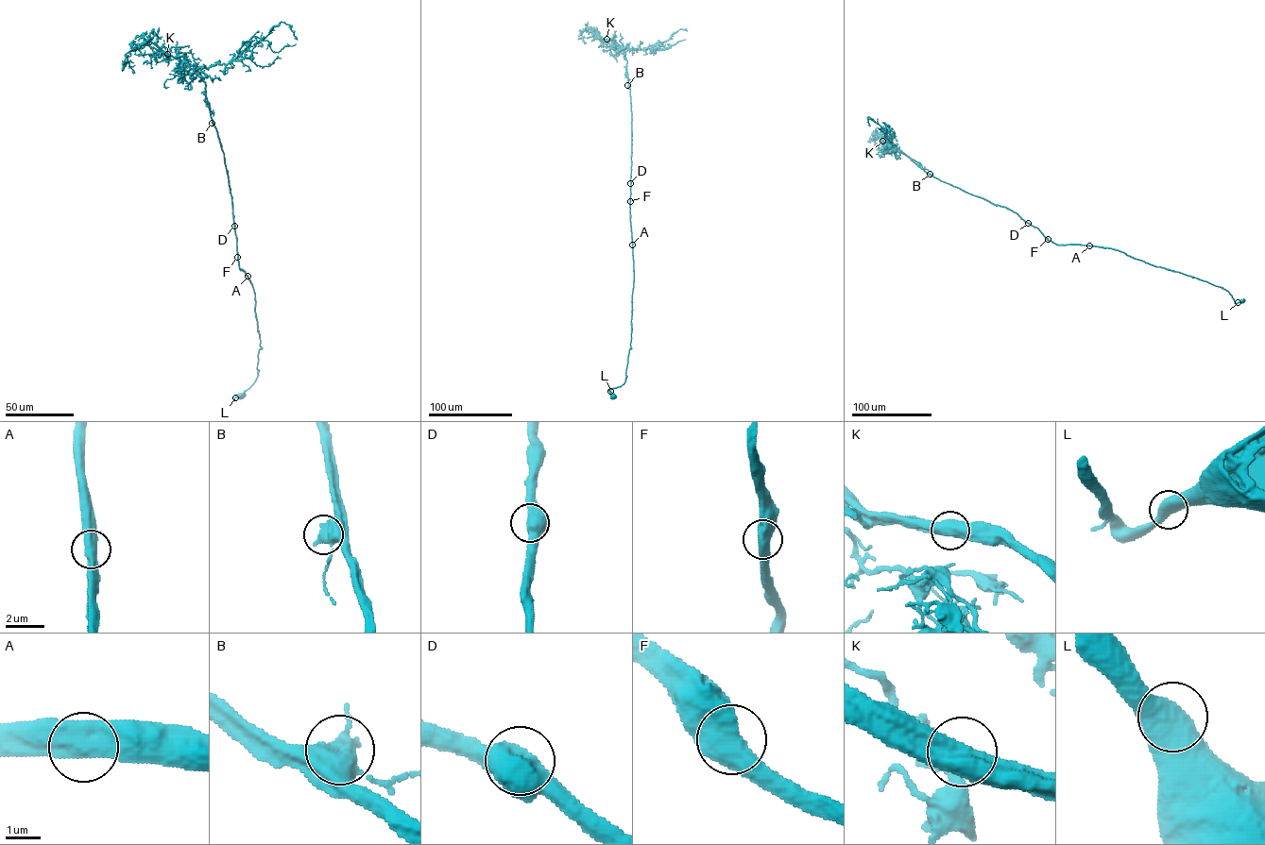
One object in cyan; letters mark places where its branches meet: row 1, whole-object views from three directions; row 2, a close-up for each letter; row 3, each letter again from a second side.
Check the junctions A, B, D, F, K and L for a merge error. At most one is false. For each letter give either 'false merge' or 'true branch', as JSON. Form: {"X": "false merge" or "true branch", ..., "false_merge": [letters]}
{"A": "true branch", "B": "true branch", "D": "true branch", "F": "true branch", "K": "false merge", "L": "true branch", "false_merge": ["K"]}

